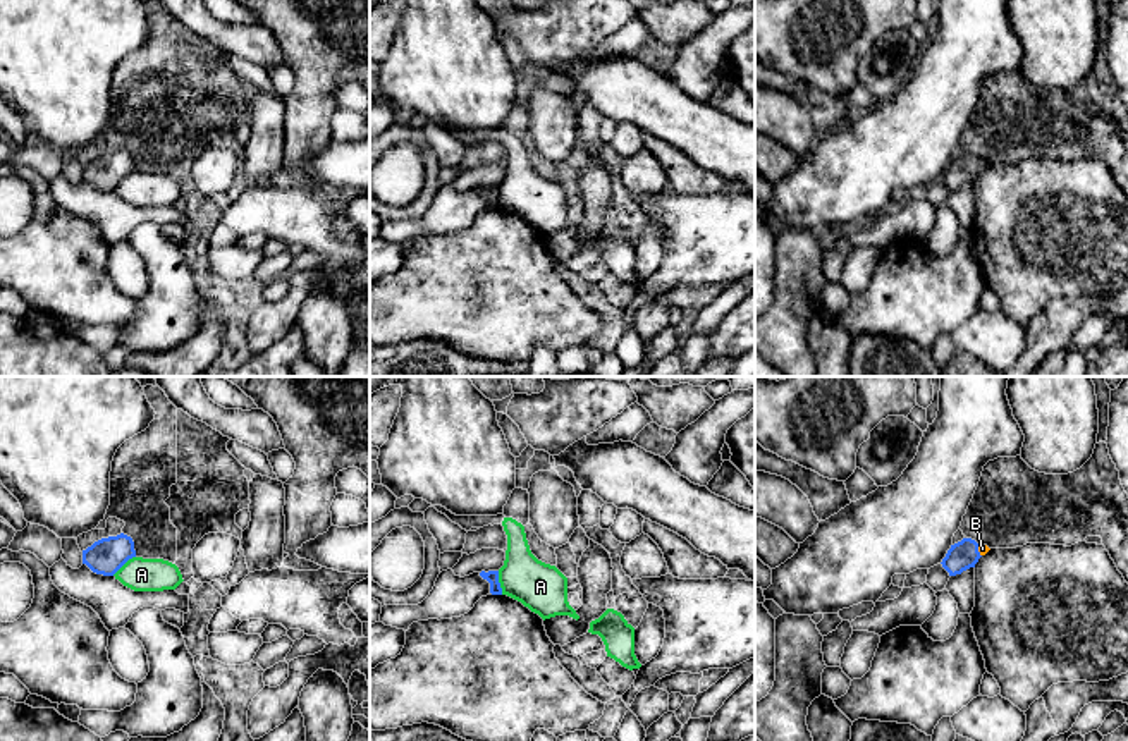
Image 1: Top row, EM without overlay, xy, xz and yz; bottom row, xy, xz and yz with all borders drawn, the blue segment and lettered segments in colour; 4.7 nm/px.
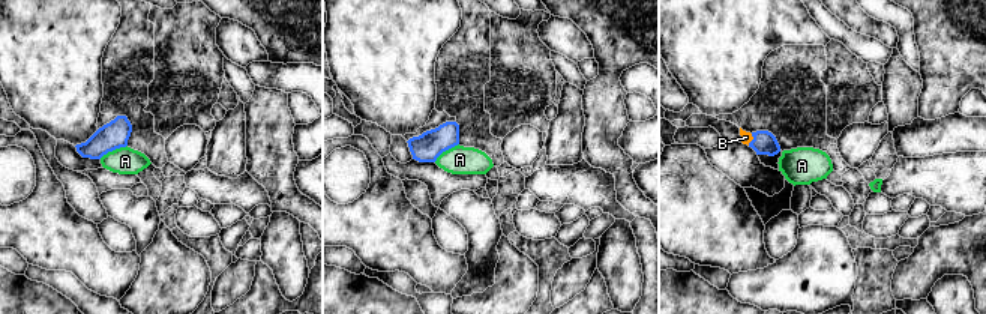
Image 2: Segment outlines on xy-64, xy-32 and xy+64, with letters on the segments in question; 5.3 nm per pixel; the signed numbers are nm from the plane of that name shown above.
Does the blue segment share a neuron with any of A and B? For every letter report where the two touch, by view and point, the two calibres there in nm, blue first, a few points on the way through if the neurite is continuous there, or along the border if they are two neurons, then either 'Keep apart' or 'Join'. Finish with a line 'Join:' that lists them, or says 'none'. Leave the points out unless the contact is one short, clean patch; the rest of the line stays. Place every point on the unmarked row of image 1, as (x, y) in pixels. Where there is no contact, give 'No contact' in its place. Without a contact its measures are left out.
A: Touches blue at xz (499, 198). Thickness 60 nm (blue) against 220 nm. Boundary: xz (497, 186), (502, 208). Keep apart
B: Touches blue at yz (977, 165). Thickness 140 nm (blue) against 50 nm. Path across: yz (962, 171), (968, 165), (977, 165), (982, 164). Join
Join: B

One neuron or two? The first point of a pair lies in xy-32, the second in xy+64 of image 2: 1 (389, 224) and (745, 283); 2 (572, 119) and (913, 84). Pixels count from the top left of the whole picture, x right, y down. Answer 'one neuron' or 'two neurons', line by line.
1: two neurons
2: one neuron

